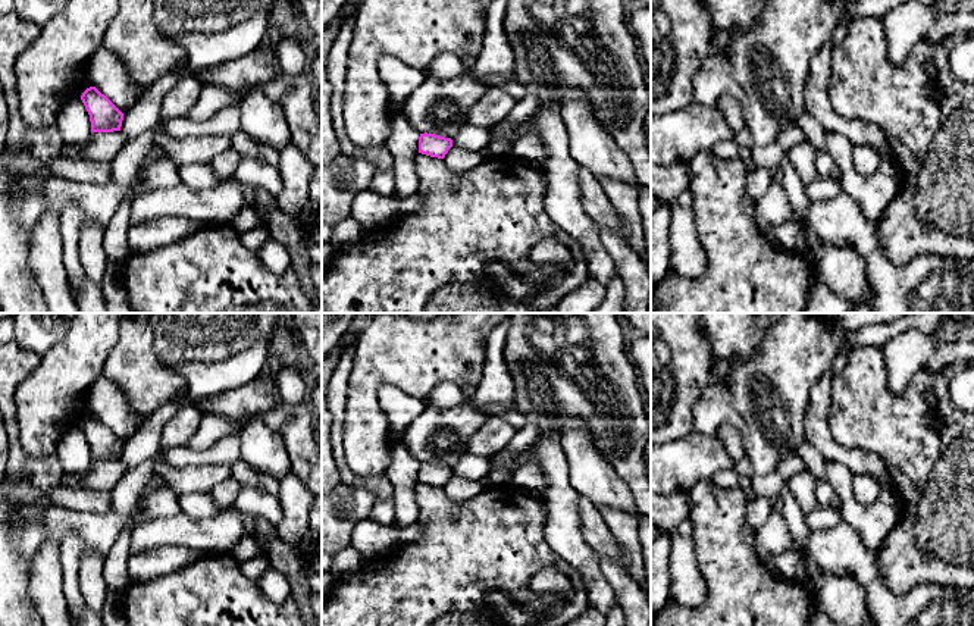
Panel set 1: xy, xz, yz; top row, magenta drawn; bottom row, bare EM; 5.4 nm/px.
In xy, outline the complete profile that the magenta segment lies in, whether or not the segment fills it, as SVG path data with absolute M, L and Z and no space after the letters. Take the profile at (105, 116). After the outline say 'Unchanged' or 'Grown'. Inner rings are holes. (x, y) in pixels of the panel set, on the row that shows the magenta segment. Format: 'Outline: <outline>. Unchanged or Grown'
Outline: M95 87L87 88L81 100L90 115L91 132L120 131L123 113Z. Unchanged

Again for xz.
Outline: M420 134L419 137L419 153L444 159L448 150L452 147L452 140L439 137L435 134Z. Unchanged

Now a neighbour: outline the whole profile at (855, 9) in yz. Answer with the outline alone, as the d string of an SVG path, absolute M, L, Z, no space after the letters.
M854 0L849 1L846 9L839 18L839 22L843 19L858 19L864 16L881 19L890 9L903 4L911 0Z

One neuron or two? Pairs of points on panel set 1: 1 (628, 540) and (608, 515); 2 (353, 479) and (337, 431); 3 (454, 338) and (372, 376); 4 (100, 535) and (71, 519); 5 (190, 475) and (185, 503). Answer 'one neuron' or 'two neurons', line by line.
1: one neuron
2: one neuron
3: one neuron
4: one neuron
5: two neurons

